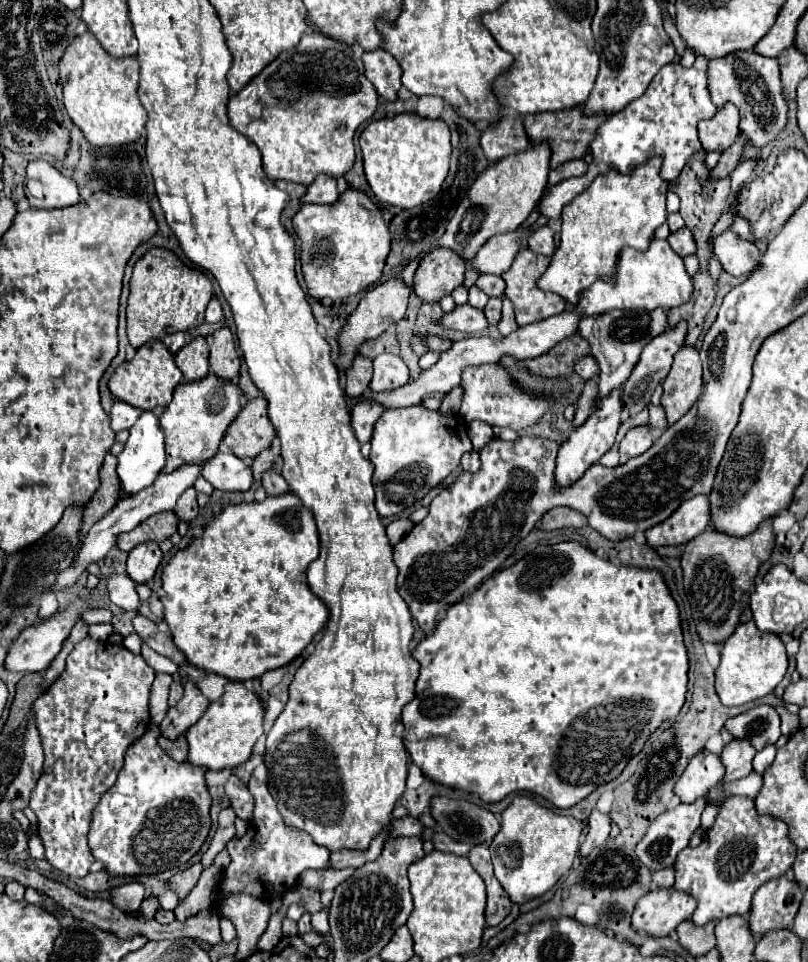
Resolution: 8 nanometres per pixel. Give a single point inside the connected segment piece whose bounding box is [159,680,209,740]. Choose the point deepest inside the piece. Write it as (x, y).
(192, 706)

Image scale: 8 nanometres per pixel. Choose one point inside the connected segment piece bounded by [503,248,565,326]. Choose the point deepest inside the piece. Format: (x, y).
(531, 304)

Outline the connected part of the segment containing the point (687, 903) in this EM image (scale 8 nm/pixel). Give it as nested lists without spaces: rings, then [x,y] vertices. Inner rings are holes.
[[[655,888],[637,902],[631,924],[651,936],[669,936],[683,920],[693,916],[695,908],[697,900],[689,892]]]

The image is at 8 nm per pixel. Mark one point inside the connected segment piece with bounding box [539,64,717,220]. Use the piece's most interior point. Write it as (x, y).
(663, 121)

